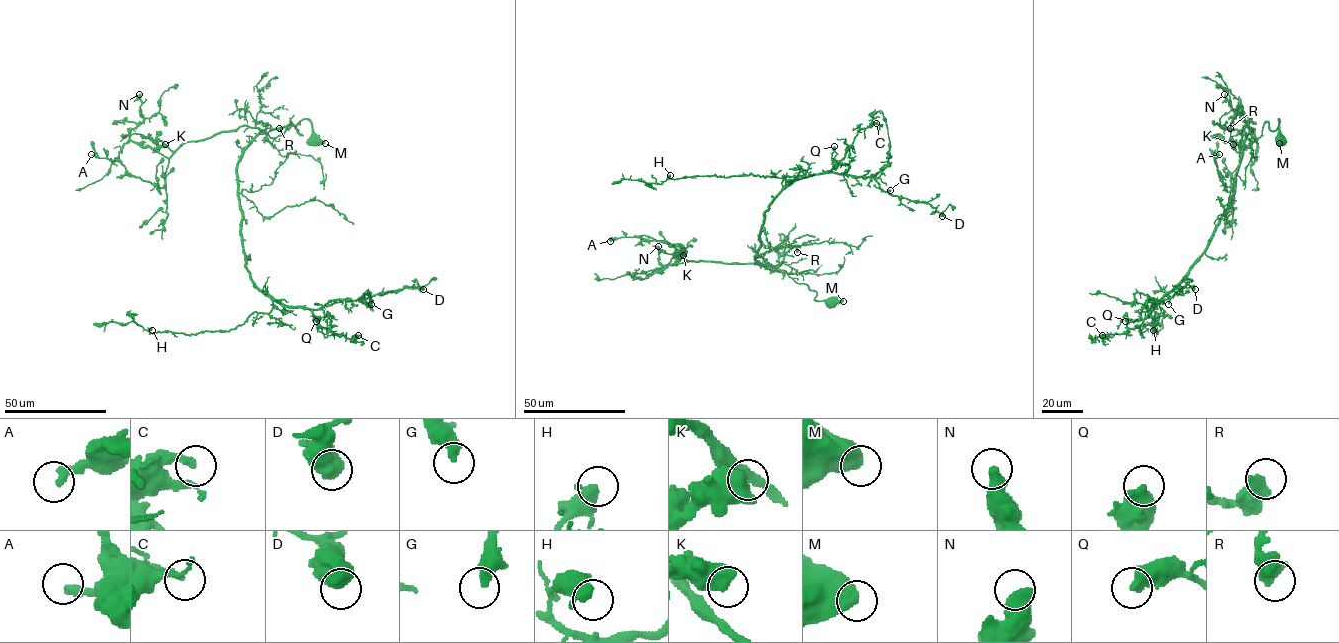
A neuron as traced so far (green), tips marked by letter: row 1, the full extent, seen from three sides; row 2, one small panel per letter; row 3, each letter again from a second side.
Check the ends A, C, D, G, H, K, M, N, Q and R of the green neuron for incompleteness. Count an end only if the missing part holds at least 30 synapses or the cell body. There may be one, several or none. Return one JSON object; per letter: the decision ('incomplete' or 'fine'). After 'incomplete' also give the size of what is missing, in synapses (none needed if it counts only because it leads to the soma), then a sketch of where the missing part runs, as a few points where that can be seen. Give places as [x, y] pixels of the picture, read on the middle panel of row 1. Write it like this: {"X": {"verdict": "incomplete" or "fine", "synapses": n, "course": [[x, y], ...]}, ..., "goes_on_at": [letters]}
{"A": {"verdict": "fine"}, "C": {"verdict": "fine"}, "D": {"verdict": "fine"}, "G": {"verdict": "fine"}, "H": {"verdict": "fine"}, "K": {"verdict": "fine"}, "M": {"verdict": "fine"}, "N": {"verdict": "incomplete", "synapses": 50, "course": [[658, 246], [644, 227]]}, "Q": {"verdict": "fine"}, "R": {"verdict": "fine"}, "goes_on_at": ["N"]}

